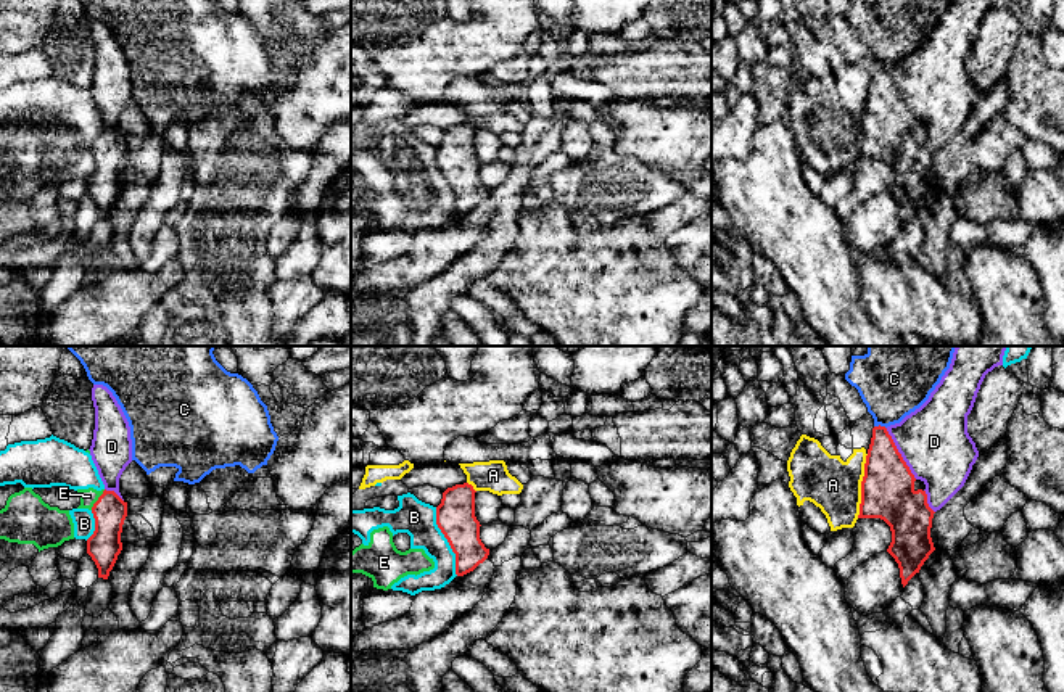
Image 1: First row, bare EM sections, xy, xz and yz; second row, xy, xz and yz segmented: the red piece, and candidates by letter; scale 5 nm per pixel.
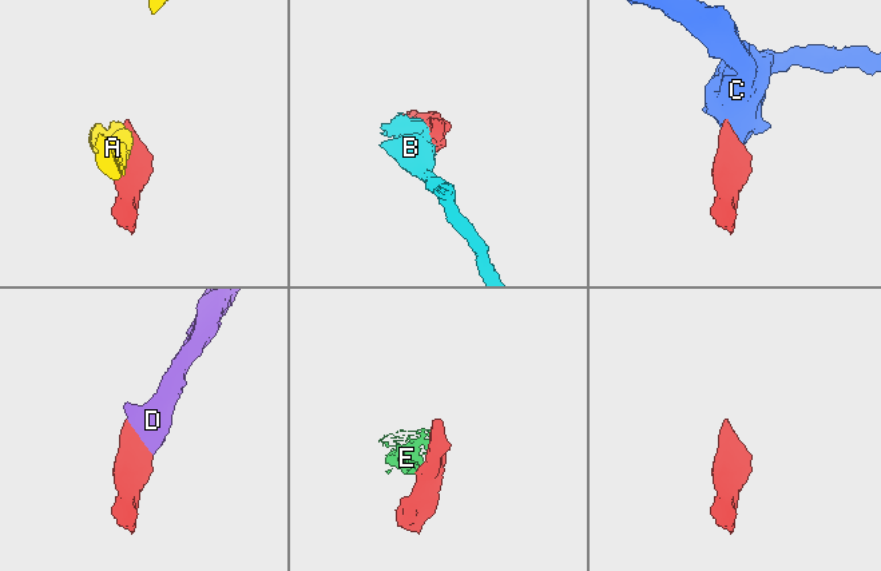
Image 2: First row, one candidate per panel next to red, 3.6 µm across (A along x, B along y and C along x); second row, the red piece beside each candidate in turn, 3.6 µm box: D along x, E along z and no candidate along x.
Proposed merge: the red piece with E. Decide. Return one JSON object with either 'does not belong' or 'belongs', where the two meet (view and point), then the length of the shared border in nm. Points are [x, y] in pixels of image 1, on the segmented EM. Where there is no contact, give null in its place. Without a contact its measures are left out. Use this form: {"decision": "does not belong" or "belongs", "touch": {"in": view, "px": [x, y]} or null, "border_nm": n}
{"decision": "does not belong", "touch": {"in": "xy", "px": [98, 499]}, "border_nm": 130}

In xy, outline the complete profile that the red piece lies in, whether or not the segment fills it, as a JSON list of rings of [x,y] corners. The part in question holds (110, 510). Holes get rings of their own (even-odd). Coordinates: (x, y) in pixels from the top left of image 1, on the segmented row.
[[[93,385],[92,401],[95,430],[89,451],[105,491],[92,507],[95,531],[87,539],[87,554],[98,568],[98,578],[108,579],[122,550],[121,533],[127,502],[119,492],[119,478],[132,462],[132,439],[129,422],[106,386]]]

